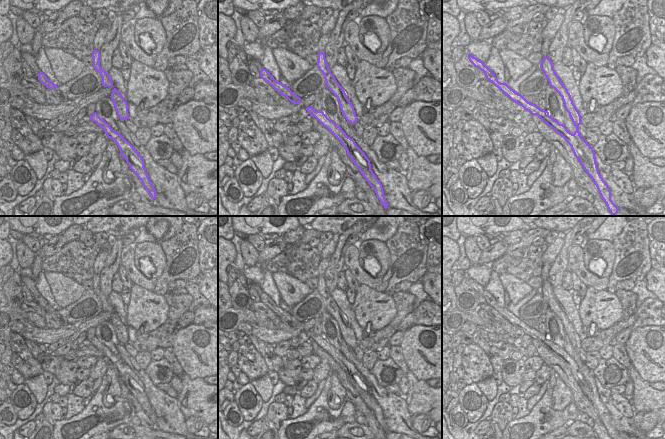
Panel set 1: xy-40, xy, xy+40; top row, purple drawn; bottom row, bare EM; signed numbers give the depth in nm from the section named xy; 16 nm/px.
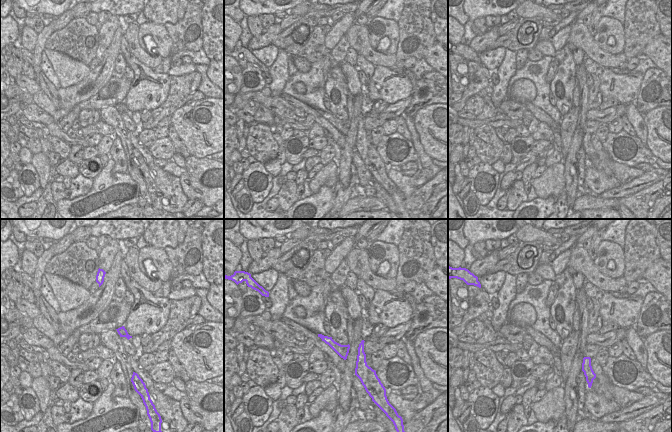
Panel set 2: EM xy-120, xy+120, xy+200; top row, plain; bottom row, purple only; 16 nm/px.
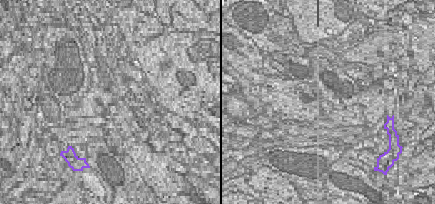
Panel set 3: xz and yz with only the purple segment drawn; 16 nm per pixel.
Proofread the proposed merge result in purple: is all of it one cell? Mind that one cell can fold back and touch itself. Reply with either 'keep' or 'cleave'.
cleave

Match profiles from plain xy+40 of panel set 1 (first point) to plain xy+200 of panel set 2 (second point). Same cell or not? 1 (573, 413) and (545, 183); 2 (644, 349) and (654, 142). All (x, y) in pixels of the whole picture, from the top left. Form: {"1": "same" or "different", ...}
{"1": "different", "2": "same"}

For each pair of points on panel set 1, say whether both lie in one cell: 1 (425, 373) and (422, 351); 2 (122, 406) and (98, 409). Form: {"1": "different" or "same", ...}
{"1": "same", "2": "same"}

